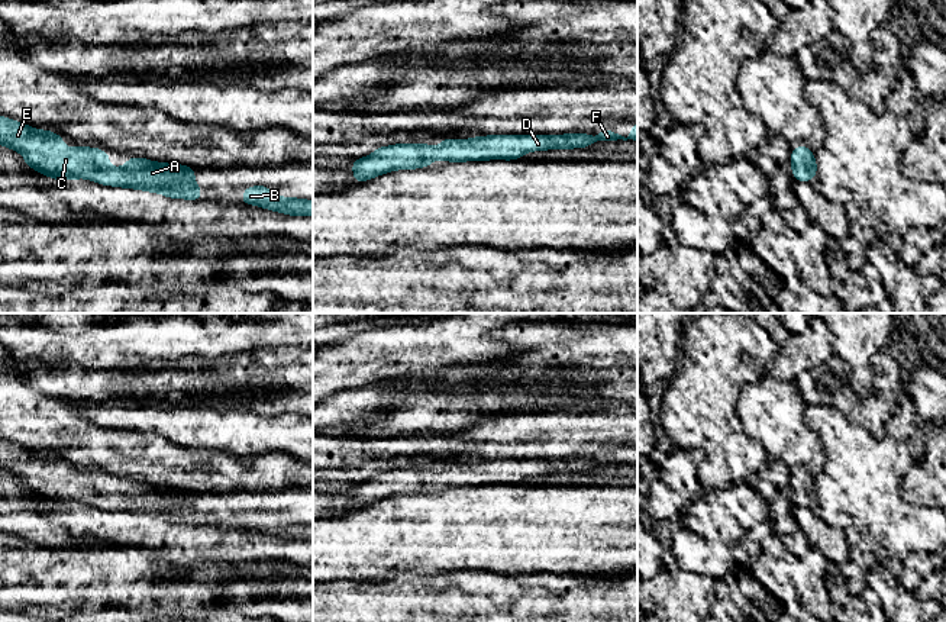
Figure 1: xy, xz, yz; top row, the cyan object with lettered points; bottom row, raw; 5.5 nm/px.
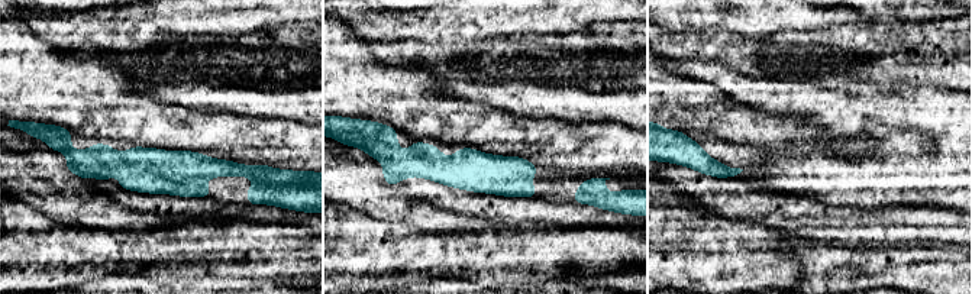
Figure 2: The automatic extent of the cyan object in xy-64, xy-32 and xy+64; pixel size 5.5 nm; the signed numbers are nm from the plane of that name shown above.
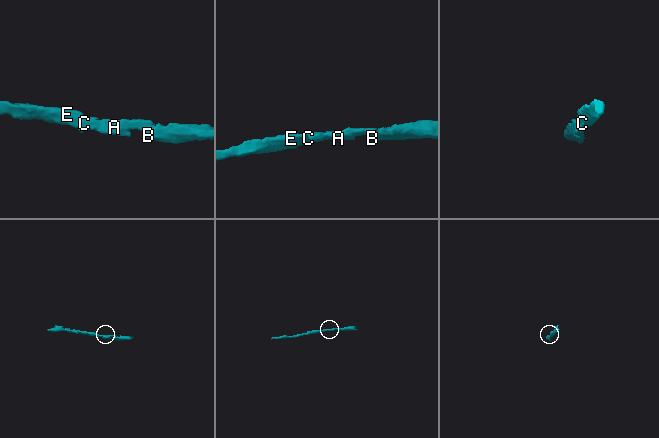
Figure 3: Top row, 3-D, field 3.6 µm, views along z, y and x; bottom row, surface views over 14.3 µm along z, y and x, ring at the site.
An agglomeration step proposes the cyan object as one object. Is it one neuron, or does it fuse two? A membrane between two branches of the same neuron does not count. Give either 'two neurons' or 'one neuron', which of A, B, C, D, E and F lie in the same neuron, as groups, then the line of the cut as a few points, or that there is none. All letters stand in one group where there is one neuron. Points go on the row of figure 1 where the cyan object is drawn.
one neuron | A B C D E F | no cut

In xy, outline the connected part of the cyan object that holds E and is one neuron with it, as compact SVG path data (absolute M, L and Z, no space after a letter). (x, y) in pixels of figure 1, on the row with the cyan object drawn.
M0 116L0 145L20 152L28 167L54 180L68 180L71 183L74 178L88 178L103 186L161 193L169 199L203 200L201 187L194 183L194 167L129 157L123 167L110 168L110 157L101 148L75 145L67 149L61 135L52 130L30 128L6 116Z

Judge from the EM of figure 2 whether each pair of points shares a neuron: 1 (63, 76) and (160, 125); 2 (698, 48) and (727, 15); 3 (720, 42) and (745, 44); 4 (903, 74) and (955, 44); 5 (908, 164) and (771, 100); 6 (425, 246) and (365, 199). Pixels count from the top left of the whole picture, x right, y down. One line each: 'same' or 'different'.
1: same
2: different
3: same
4: same
5: same
6: different

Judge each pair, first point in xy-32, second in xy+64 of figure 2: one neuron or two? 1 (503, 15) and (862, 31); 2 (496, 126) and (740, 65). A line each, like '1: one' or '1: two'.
1: two
2: two

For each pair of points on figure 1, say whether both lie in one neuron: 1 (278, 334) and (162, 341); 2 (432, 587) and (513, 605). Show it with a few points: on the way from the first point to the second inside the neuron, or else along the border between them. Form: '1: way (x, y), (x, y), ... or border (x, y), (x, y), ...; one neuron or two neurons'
1: way (249, 335), (236, 338), (191, 338); one neuron
2: way (452, 600), (459, 605), (493, 605); one neuron

